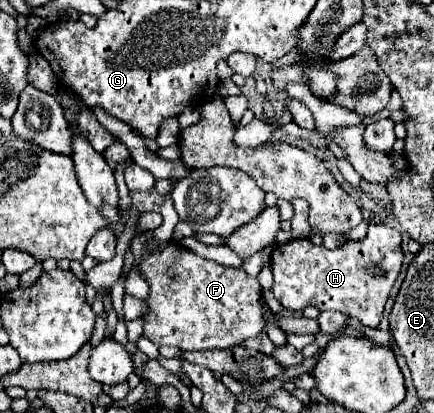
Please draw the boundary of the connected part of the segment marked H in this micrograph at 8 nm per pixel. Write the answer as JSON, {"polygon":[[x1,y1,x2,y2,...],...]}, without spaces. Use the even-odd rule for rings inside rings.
{"polygon":[[370,223,368,225,368,233,364,239,360,241,346,241,342,247,328,251,322,245,314,245,308,237,302,239,292,239,286,245,276,245,270,265,274,271,274,287,272,293,274,297,280,301,280,305,288,311,302,311,306,307,316,307,316,309,332,309,332,311,340,311,346,313,354,319,358,319,362,325,366,327,378,327,380,319,382,319,382,311,384,305,388,301,390,289,402,269,402,261,404,261,404,253,400,247,402,239,400,233,392,227,388,227,386,223]]}

